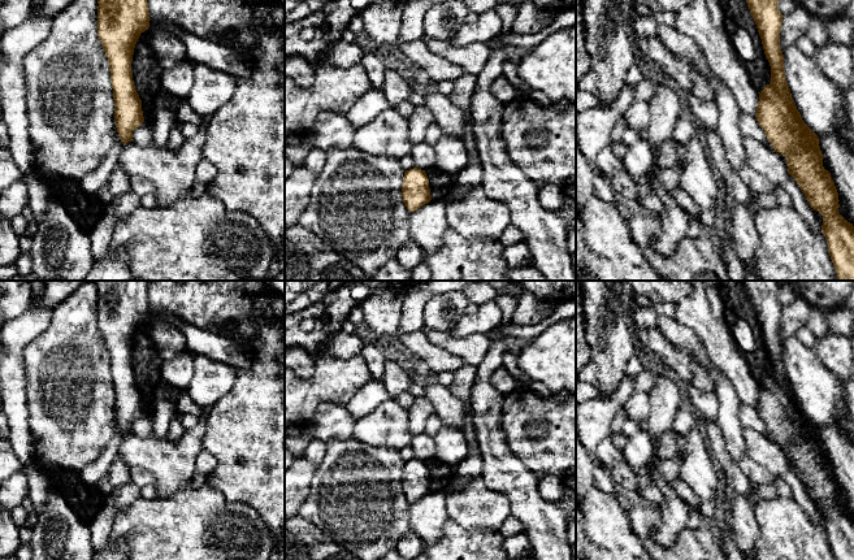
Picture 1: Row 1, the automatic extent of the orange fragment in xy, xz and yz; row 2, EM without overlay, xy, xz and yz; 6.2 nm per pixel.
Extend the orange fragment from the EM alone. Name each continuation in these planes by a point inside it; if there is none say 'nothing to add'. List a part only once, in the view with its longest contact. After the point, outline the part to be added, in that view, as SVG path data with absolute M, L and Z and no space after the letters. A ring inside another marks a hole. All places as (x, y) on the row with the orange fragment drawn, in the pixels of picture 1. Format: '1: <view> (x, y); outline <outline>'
nothing to add

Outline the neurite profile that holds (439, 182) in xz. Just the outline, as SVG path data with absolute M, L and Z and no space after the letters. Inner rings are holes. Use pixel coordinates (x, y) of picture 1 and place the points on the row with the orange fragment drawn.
M437 165L425 170L429 179L432 199L445 199L452 188L454 175L443 172Z

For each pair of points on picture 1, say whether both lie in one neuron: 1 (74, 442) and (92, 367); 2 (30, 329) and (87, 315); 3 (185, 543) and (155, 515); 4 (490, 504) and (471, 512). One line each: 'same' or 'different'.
1: same
2: different
3: same
4: same

